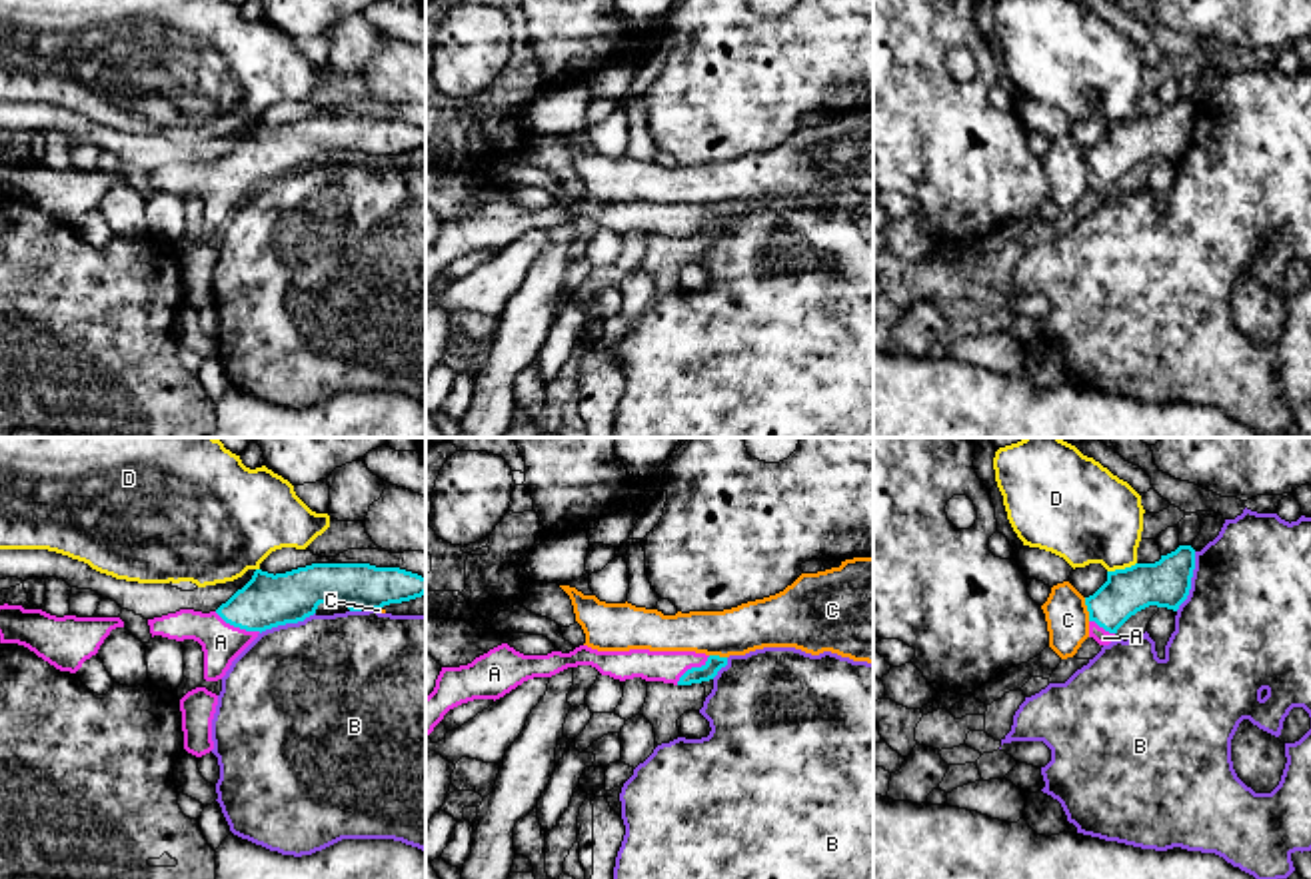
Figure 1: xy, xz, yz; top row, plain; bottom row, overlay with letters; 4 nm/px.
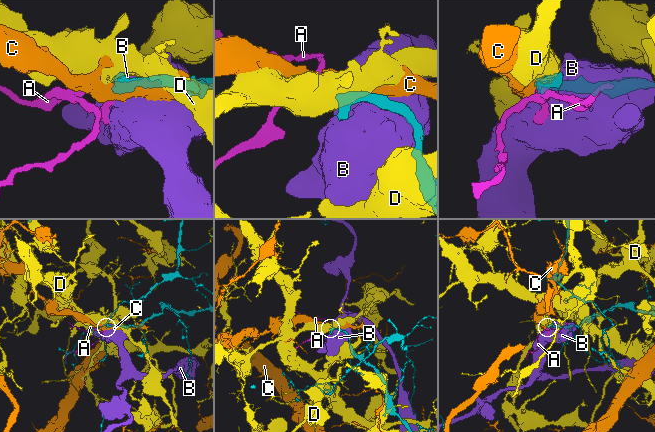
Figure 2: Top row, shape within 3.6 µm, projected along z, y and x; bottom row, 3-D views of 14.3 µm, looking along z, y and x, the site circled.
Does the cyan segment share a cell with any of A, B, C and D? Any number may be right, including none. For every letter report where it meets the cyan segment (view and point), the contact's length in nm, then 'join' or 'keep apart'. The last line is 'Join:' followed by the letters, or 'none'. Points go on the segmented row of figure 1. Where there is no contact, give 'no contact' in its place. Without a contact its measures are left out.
A: contact xy (238, 626); length 200 nm; join
B: contact yz (1190, 582); length 260 nm; keep apart
C: contact yz (1088, 610); length 100 nm; keep apart
D: contact yz (1122, 570); length 130 nm; keep apart
Join: A

